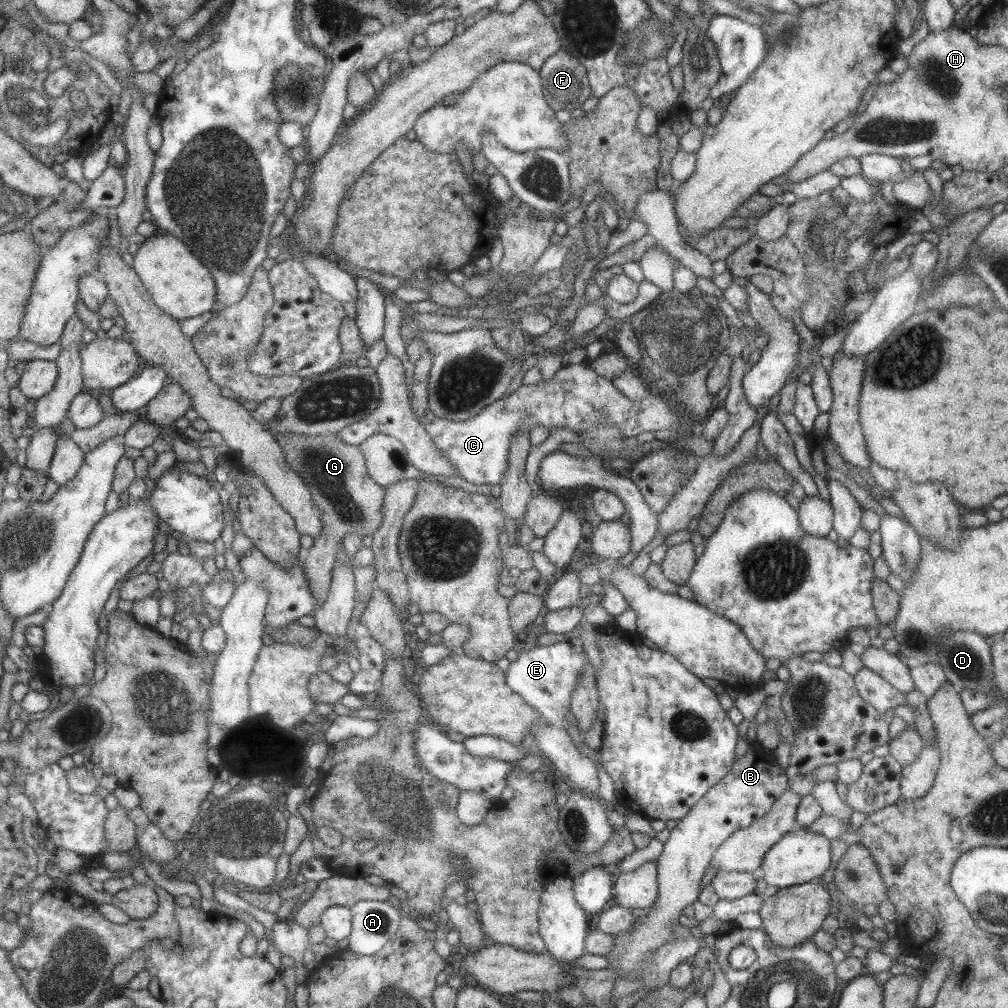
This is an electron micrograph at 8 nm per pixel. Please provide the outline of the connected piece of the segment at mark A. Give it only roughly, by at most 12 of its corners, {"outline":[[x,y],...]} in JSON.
{"outline":[[358,900],[347,950],[375,954],[399,930],[403,910]]}

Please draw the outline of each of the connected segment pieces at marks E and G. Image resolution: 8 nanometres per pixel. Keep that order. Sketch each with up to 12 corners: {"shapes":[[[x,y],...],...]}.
{"shapes":[[[581,639],[512,654],[505,685],[563,726],[583,673]],[[336,433],[272,435],[320,512],[302,563],[317,610],[349,532],[380,527],[386,489]]]}

